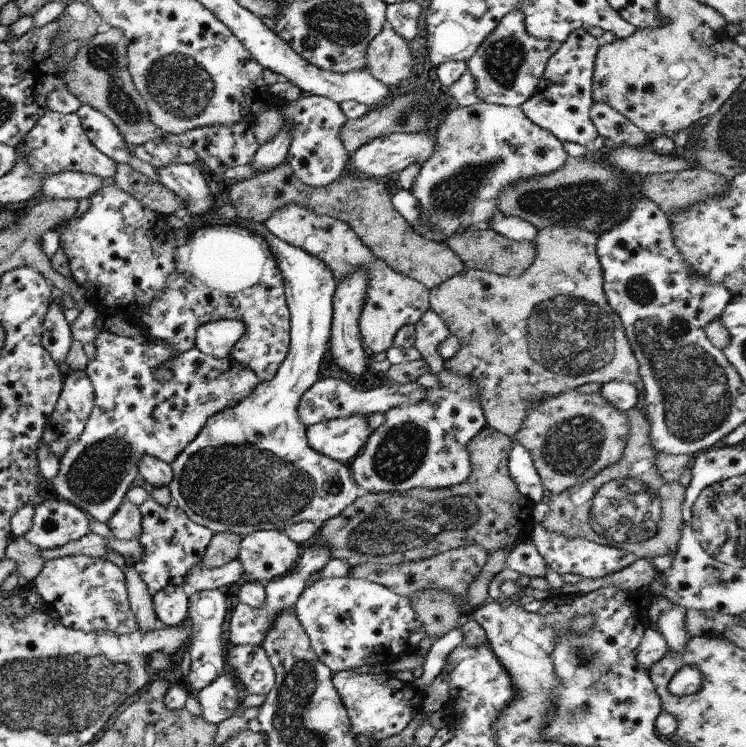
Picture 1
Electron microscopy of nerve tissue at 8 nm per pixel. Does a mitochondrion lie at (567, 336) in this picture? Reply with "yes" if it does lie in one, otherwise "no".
yes

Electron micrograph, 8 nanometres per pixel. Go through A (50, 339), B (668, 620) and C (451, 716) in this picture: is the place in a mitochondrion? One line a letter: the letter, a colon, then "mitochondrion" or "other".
A: other
B: other
C: other

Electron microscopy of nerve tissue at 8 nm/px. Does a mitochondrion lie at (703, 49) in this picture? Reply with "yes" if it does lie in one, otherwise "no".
no

